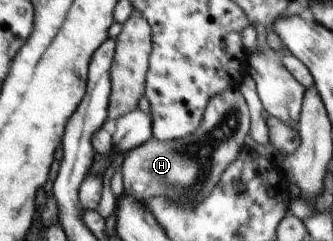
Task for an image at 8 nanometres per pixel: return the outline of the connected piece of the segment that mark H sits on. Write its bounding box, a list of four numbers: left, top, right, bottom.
[121,85,250,207]

